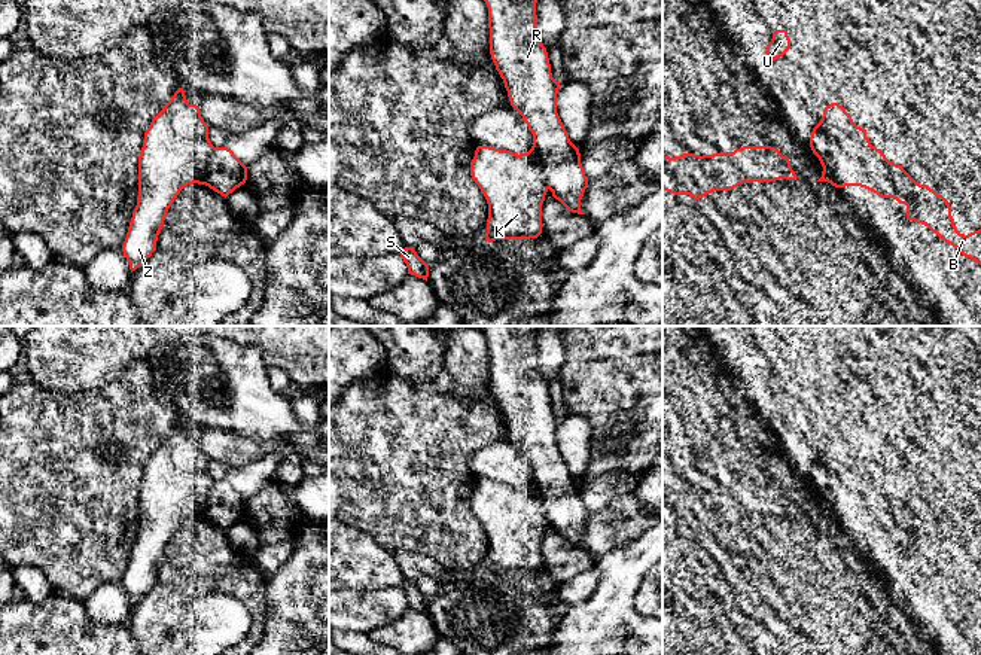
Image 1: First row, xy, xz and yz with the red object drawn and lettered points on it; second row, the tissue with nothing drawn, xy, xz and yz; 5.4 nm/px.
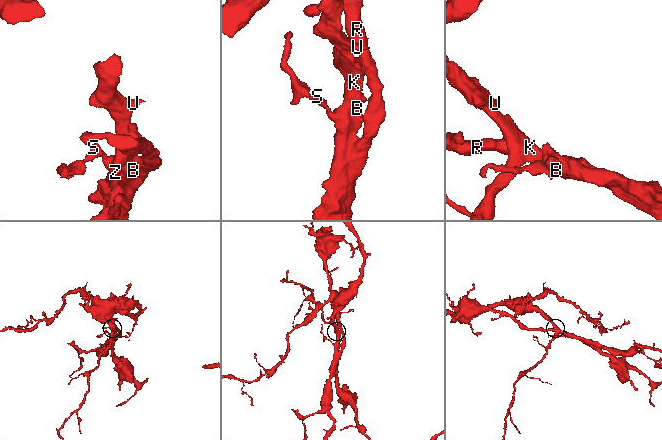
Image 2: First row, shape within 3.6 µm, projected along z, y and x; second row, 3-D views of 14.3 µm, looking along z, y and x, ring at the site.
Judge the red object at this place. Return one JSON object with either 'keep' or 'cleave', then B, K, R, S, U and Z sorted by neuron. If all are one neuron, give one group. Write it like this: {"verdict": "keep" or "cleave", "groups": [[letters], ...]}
{"verdict": "cleave", "groups": [["B", "K", "S", "U", "Z"], ["R"]]}

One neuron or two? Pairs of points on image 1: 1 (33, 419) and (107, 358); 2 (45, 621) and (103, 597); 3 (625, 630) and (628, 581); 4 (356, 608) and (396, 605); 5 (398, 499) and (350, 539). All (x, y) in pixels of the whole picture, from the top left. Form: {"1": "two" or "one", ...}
{"1": "two", "2": "two", "3": "one", "4": "one", "5": "two"}

